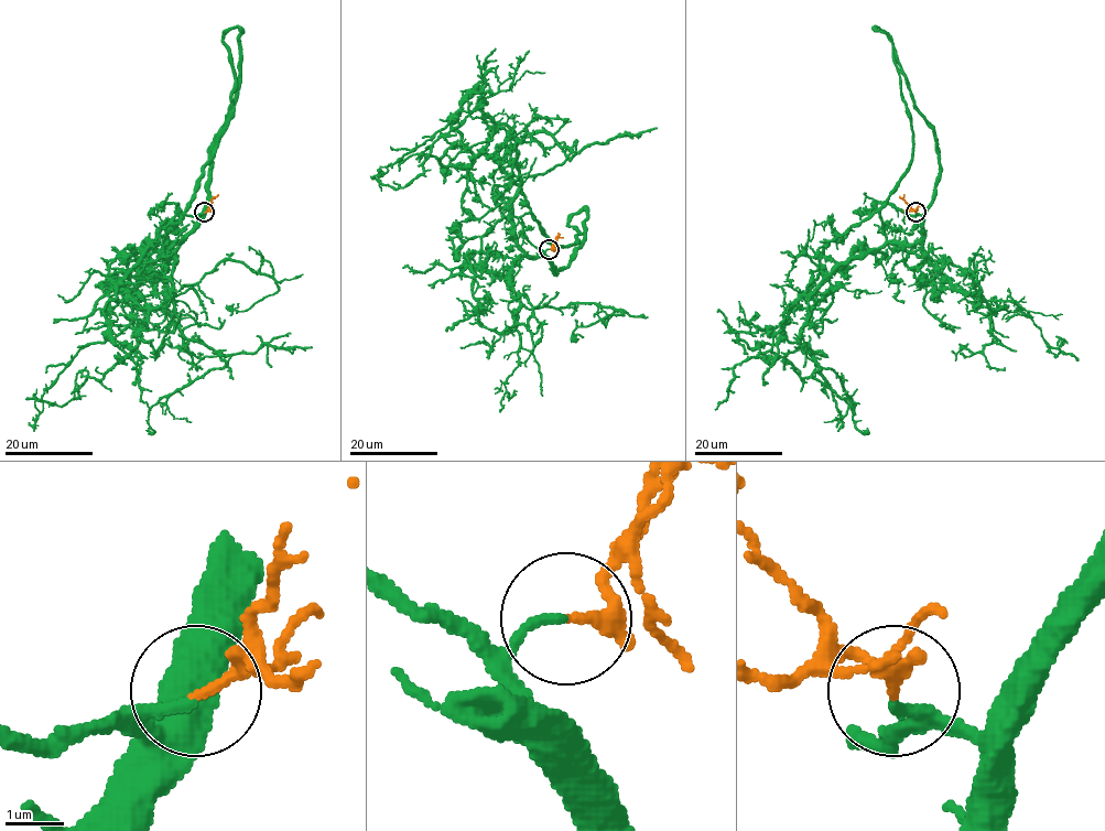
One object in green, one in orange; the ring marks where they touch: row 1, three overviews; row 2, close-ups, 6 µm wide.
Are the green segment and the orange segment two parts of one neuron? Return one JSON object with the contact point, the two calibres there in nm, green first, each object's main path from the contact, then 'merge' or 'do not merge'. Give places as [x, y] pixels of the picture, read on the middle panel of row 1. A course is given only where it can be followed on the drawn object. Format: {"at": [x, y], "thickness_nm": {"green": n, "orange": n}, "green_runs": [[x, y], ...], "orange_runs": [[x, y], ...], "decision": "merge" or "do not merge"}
{"at": [549, 249], "thickness_nm": {"green": 160, "orange": 150}, "green_runs": [[549, 249], [544, 256], [530, 256], [517, 244], [516, 136], [479, 106], [459, 111], [385, 173], [378, 171]], "orange_runs": [[549, 249], [558, 236], [563, 237]], "decision": "merge"}

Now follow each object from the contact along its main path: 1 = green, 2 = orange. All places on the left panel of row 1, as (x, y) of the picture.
1: (204, 213), (168, 243), (171, 298), (149, 312), (131, 352), (107, 340), (83, 347), (44, 392), (33, 431)
2: (204, 213), (218, 195)

